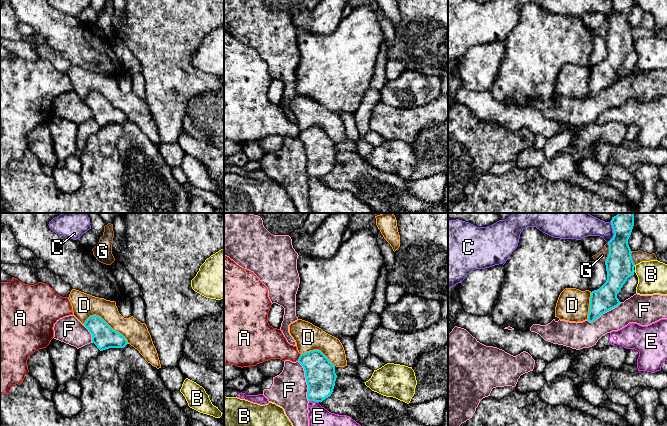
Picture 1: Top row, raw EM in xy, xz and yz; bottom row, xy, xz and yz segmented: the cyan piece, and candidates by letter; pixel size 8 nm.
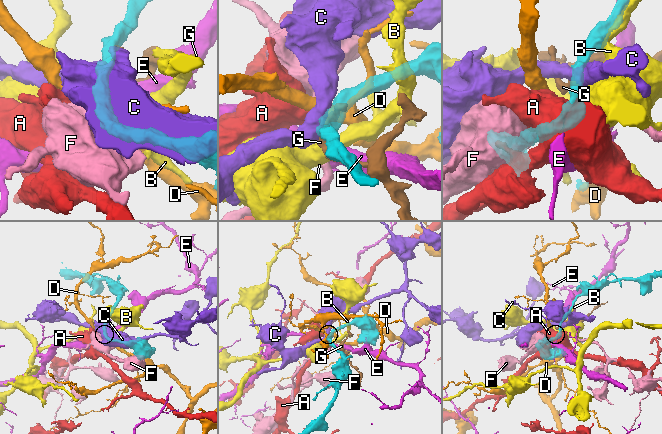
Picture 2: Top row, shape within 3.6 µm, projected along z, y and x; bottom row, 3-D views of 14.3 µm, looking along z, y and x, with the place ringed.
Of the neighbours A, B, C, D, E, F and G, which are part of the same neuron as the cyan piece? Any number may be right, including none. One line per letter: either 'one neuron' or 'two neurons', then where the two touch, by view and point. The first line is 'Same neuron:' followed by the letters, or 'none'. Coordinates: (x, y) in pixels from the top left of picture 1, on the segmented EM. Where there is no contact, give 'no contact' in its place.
Same neuron: none
A: two neurons | xz (299, 357)
B: two neurons | no contact
C: two neurons | yz (613, 232)
D: two neurons | xy (106, 323)
E: two neurons | xz (314, 400)
F: two neurons | xz (306, 381)
G: two neurons | yz (609, 252)

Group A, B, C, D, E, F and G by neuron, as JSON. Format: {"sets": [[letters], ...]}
{"sets": [["A"], ["B"], ["C"], ["D"], ["E"], ["F"], ["G"]]}

